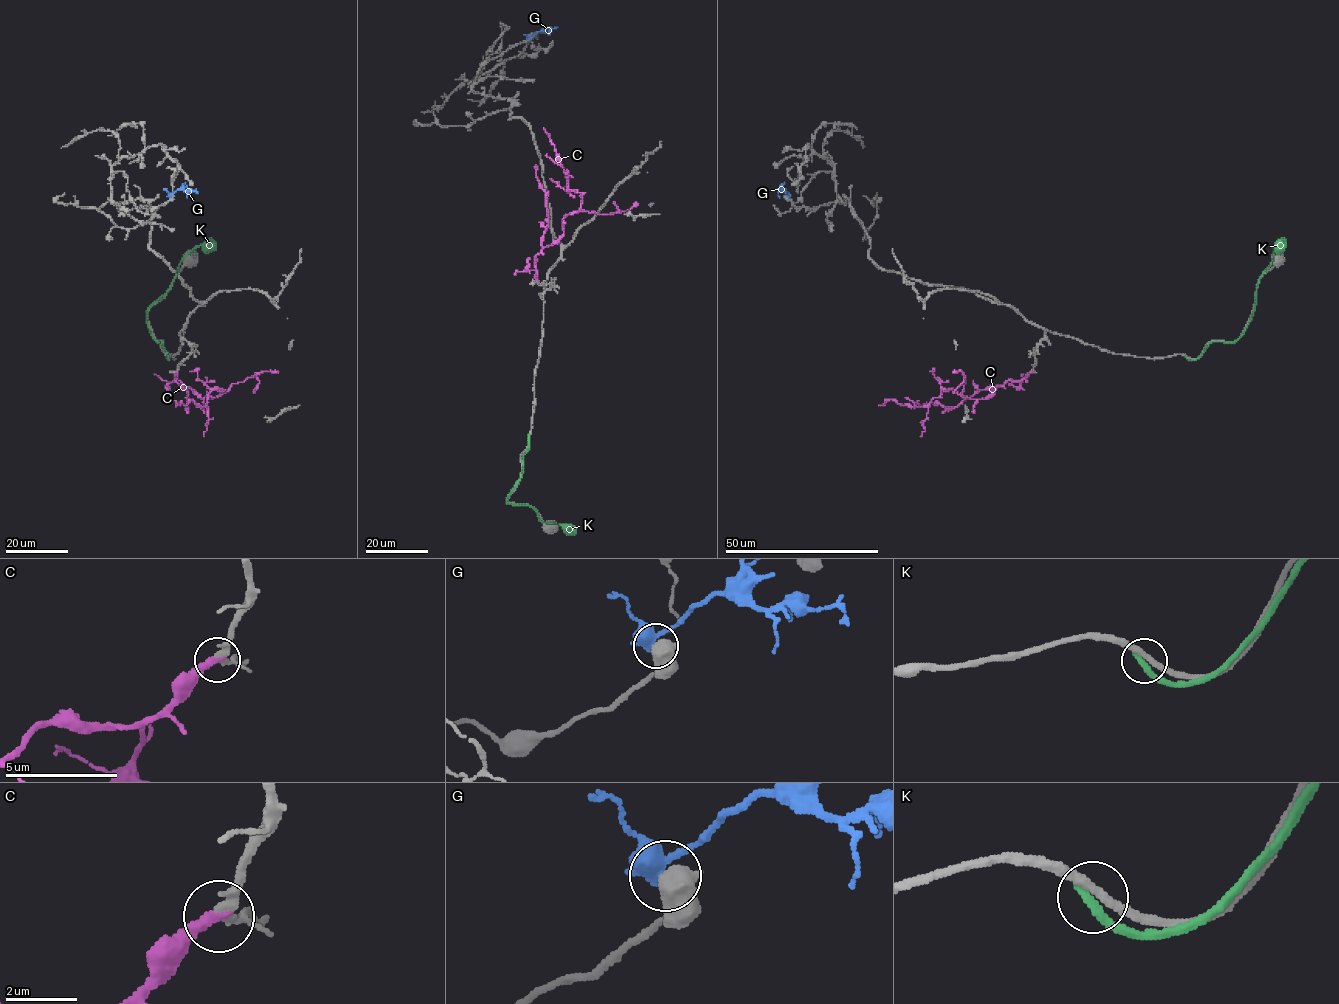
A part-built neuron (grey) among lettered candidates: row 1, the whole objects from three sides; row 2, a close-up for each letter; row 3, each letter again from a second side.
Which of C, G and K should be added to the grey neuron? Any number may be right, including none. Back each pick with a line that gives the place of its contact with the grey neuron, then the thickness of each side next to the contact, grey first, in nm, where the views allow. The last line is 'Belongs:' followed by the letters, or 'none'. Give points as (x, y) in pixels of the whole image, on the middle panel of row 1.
C: meets grey at (537, 280); 240 nm thick on the grey side, 340 nm on the other
Belongs: C

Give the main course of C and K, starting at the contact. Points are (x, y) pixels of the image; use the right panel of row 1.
C: (1031, 371), (985, 398), (951, 388), (927, 405), (890, 399), (879, 405)
K: (1187, 357), (1195, 360), (1212, 342), (1234, 342), (1242, 334), (1255, 308), (1257, 282), (1275, 246), (1284, 248)

